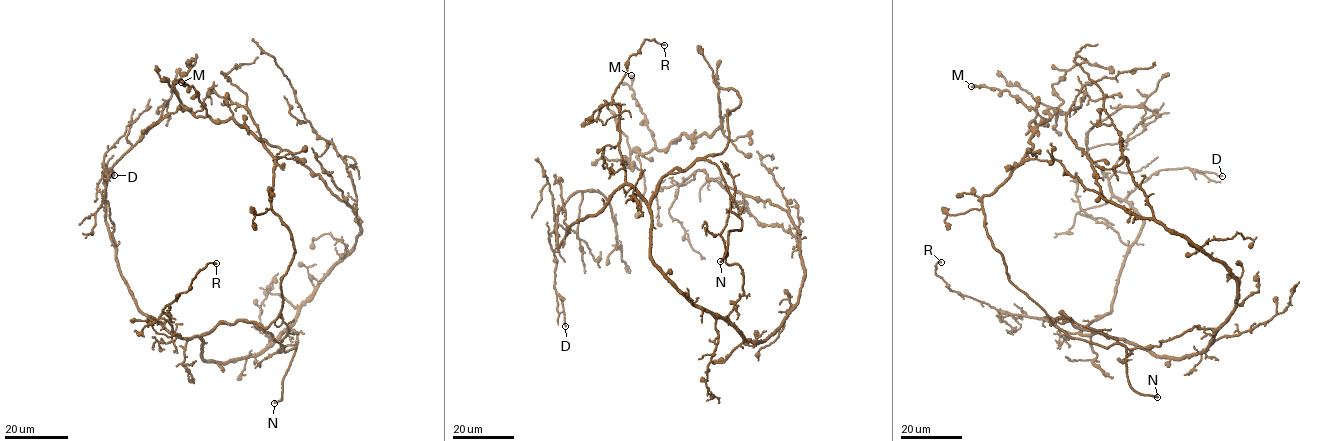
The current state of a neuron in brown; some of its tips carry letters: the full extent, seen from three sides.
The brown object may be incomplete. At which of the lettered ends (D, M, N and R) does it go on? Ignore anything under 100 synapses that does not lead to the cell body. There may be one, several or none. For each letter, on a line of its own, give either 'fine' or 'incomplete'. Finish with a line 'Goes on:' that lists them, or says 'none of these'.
D: fine
M: fine
N: incomplete
R: fine
Goes on: N

